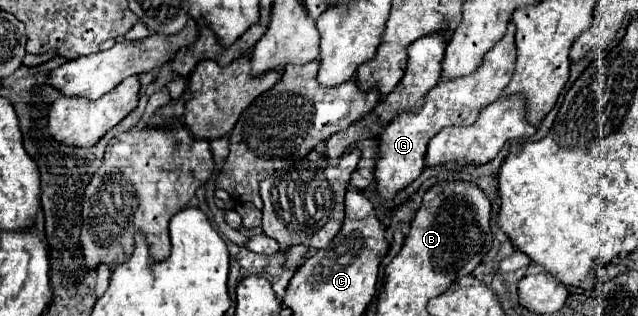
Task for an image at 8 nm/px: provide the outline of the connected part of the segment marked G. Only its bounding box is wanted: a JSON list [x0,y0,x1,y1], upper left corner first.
[375,21,517,199]

